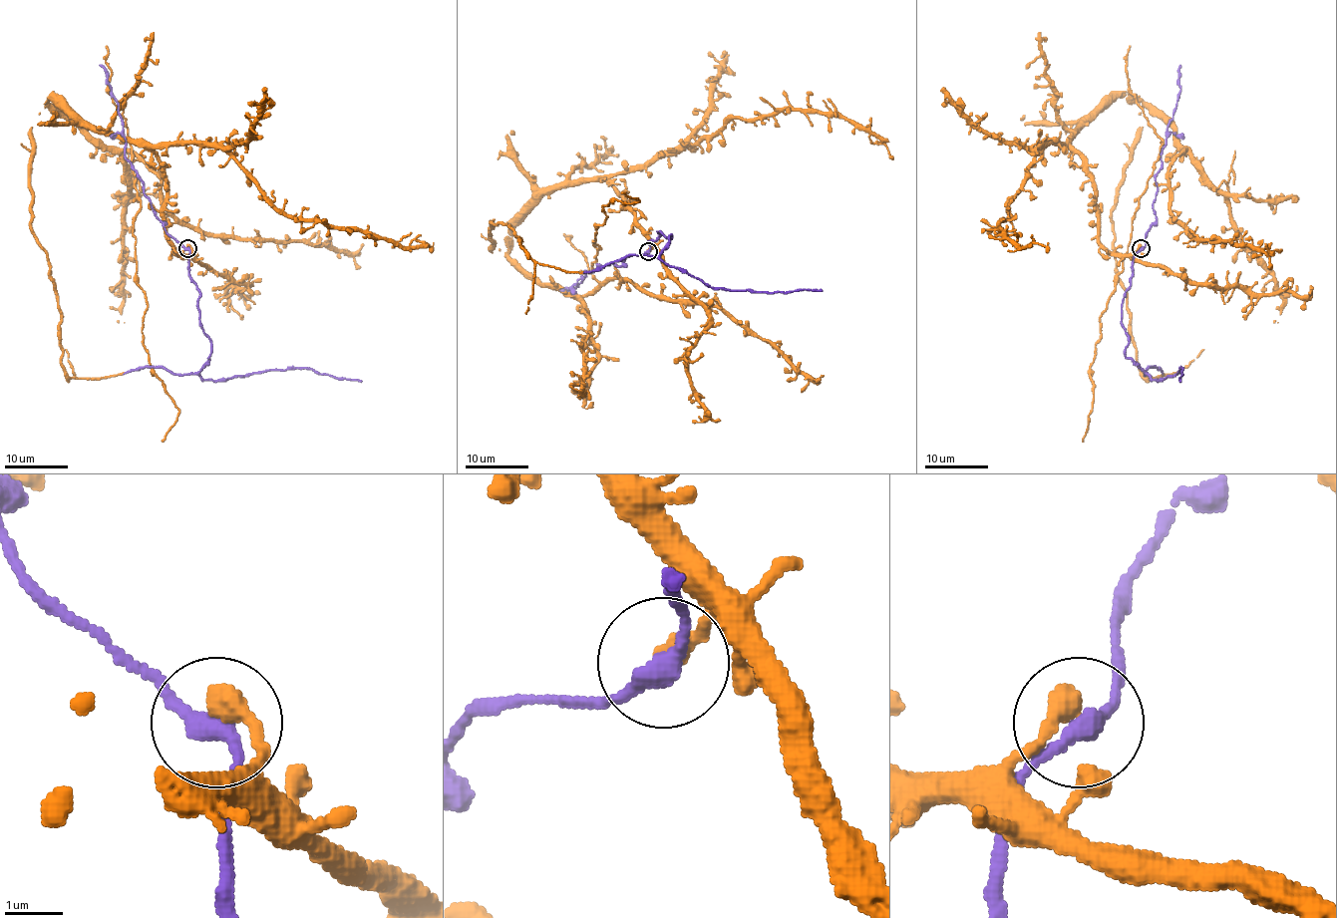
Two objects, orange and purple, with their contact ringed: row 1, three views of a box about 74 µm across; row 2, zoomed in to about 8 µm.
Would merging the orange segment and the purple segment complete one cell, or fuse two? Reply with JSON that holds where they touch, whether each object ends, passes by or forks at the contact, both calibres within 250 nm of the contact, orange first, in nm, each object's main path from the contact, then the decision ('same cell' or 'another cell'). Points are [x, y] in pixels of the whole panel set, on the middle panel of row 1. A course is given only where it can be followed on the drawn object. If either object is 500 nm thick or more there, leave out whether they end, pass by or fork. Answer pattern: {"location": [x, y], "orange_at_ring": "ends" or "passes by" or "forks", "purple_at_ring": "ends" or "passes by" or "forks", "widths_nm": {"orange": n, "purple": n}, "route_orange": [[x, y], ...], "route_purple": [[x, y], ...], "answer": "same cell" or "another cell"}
{"location": [648, 251], "orange_at_ring": "ends", "purple_at_ring": "passes by", "widths_nm": {"orange": 400, "purple": 320}, "route_orange": [[648, 251], [622, 197], [579, 180], [508, 232], [508, 254], [586, 296], [602, 207], [638, 200], [621, 192]], "route_purple": [[648, 251], [659, 231], [670, 235], [659, 256], [664, 262], [685, 269], [715, 288], [822, 291]], "answer": "same cell"}

